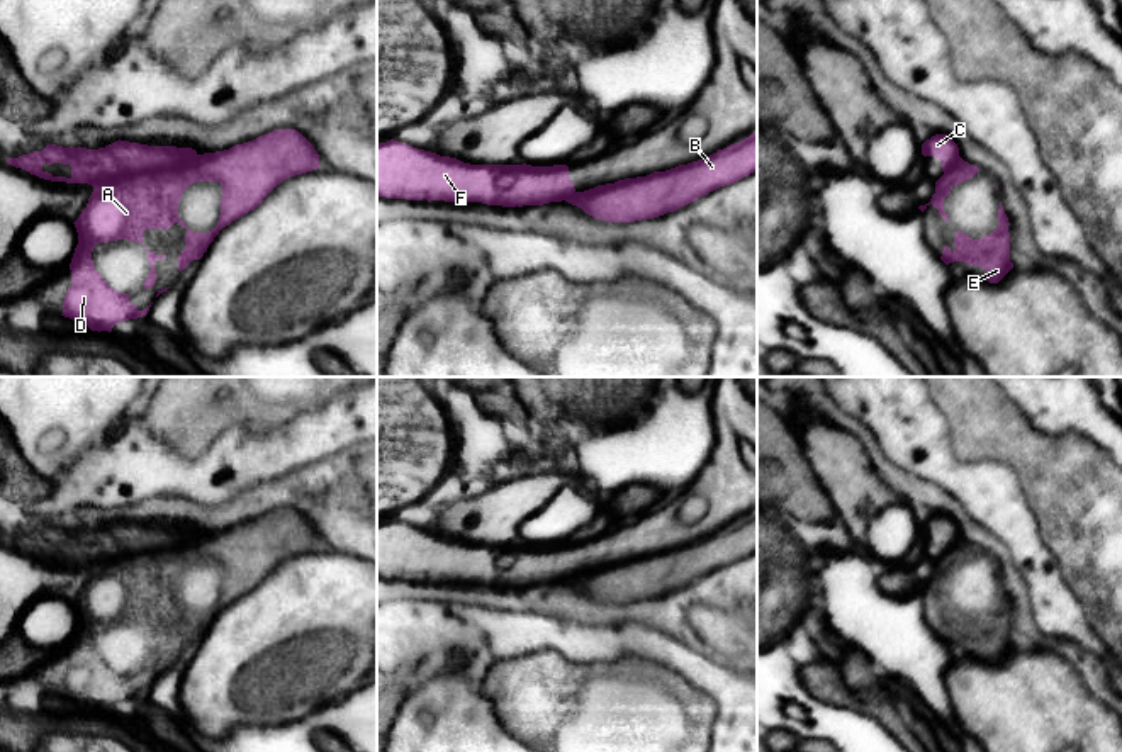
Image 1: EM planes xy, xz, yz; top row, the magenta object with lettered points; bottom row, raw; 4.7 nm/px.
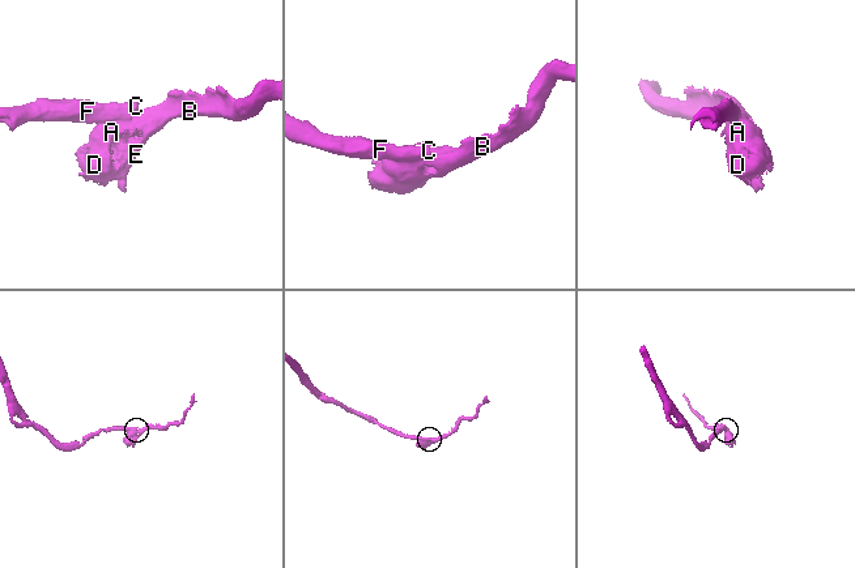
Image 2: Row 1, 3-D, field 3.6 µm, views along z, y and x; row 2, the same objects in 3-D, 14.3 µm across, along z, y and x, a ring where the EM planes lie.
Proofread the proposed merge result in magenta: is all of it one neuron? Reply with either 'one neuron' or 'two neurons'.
two neurons

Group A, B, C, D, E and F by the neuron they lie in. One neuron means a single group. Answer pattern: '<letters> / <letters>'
A B D E / C F

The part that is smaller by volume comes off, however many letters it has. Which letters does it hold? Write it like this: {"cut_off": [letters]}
{"cut_off": ["A", "B", "D", "E"]}

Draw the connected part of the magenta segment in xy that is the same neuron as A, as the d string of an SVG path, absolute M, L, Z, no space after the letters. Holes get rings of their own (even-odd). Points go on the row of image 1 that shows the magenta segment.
M275 129L253 141L236 144L224 151L194 154L185 163L163 171L127 173L97 185L87 207L73 222L78 233L70 270L71 287L63 300L63 314L87 324L92 331L112 331L122 321L137 319L148 314L151 304L139 311L129 302L129 294L109 287L95 270L92 251L100 243L127 239L143 244L146 229L170 229L175 222L187 229L185 250L178 255L178 270L190 261L200 260L219 231L233 221L255 210L263 199L283 180L321 168L314 146L295 129ZM195 182L219 182L222 187L221 216L217 226L207 233L190 231L178 217L178 204L185 188Z

